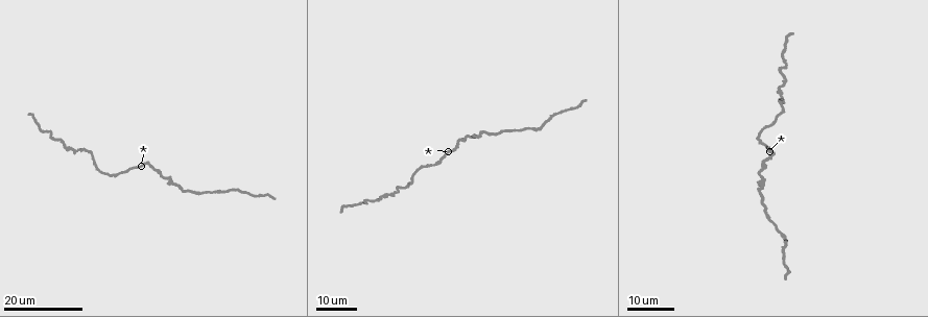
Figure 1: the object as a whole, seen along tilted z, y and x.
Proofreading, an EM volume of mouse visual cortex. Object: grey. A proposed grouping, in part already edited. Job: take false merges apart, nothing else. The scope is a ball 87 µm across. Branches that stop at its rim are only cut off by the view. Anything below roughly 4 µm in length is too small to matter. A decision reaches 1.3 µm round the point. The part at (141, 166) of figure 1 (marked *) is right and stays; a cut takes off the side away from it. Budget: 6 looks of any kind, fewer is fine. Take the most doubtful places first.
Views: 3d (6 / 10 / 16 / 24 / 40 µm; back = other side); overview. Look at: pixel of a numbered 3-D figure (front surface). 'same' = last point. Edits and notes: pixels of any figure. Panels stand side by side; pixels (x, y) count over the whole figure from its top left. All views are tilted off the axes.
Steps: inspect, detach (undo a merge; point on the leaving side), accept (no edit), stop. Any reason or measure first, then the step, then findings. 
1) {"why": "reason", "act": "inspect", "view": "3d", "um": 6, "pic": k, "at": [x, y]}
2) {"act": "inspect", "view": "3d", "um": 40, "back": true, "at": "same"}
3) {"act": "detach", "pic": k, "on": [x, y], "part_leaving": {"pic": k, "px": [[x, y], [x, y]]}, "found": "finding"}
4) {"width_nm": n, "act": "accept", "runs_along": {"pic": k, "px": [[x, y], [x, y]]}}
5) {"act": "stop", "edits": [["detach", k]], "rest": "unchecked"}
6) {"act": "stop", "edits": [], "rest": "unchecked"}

{"why": "abrupt turn", "act": "inspect", "view": "3d", "um": 16, "pic": 1, "at": [51, 132]}

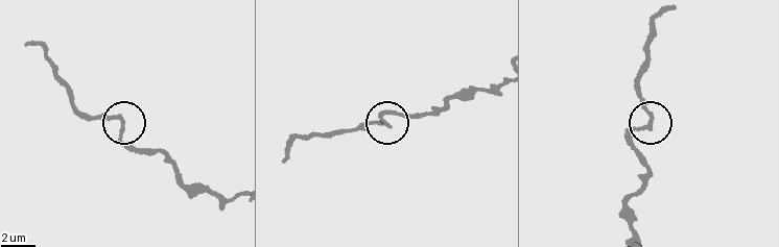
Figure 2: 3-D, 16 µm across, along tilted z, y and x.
{"act": "inspect", "view": "3d", "um": 6, "pic": 2, "at": [121, 119]}

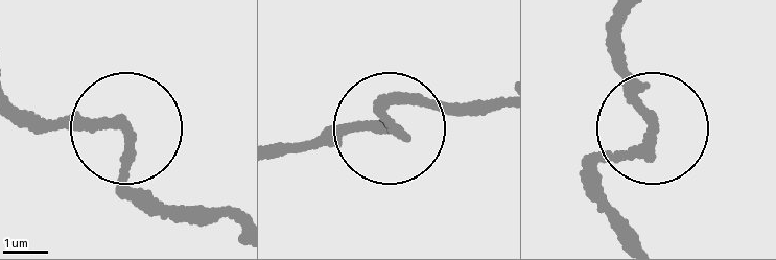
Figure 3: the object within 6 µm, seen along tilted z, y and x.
{"act": "accept", "runs_along": {"pic": 3, "px": [[234, 226], [182, 220], [131, 188], [116, 127], [12, 122]]}, "found": "continuous, no second neuron"}

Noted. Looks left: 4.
{"why": "calibre changes", "act": "inspect", "view": "3d", "um": 16, "pic": 1, "at": [453, 151]}

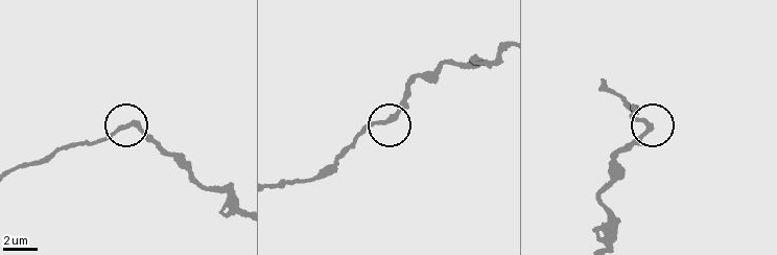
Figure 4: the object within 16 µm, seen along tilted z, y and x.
{"act": "inspect", "view": "3d", "um": 6, "pic": 4, "at": [132, 125]}

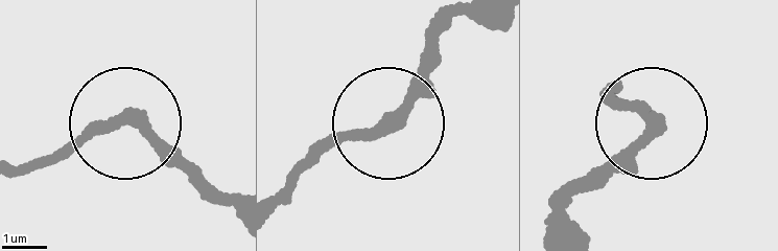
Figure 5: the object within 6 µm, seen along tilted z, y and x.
{"act": "accept", "runs_along": {"pic": 5, "px": [[621, 105], [646, 124], [592, 188]]}, "found": "one neuron here"}

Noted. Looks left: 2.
{"why": "calibre changes", "act": "inspect", "view": "3d", "um": 16, "pic": 1, "at": [470, 138]}

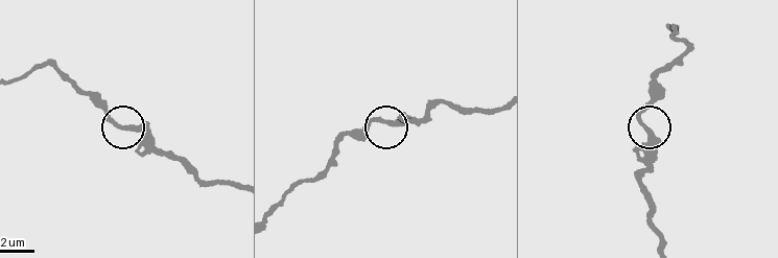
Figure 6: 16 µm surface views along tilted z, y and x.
{"act": "inspect", "view": "3d", "um": 10, "pic": 6, "at": [649, 129]}

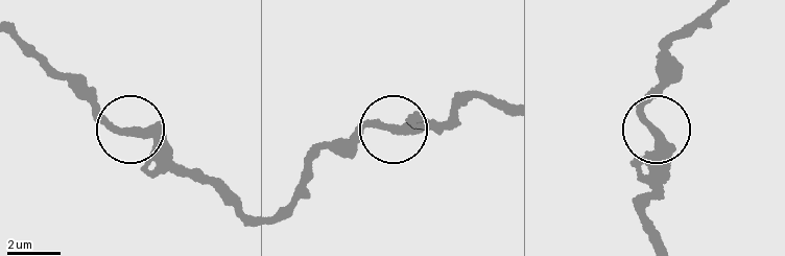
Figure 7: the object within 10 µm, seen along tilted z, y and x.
{"act": "accept", "runs_along": {"pic": 7, "px": [[281, 213], [311, 158], [362, 128], [401, 130], [452, 118]]}, "found": "one neuron here"}

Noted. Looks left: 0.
{"act": "stop", "edits": [], "rest": "unchecked"}

